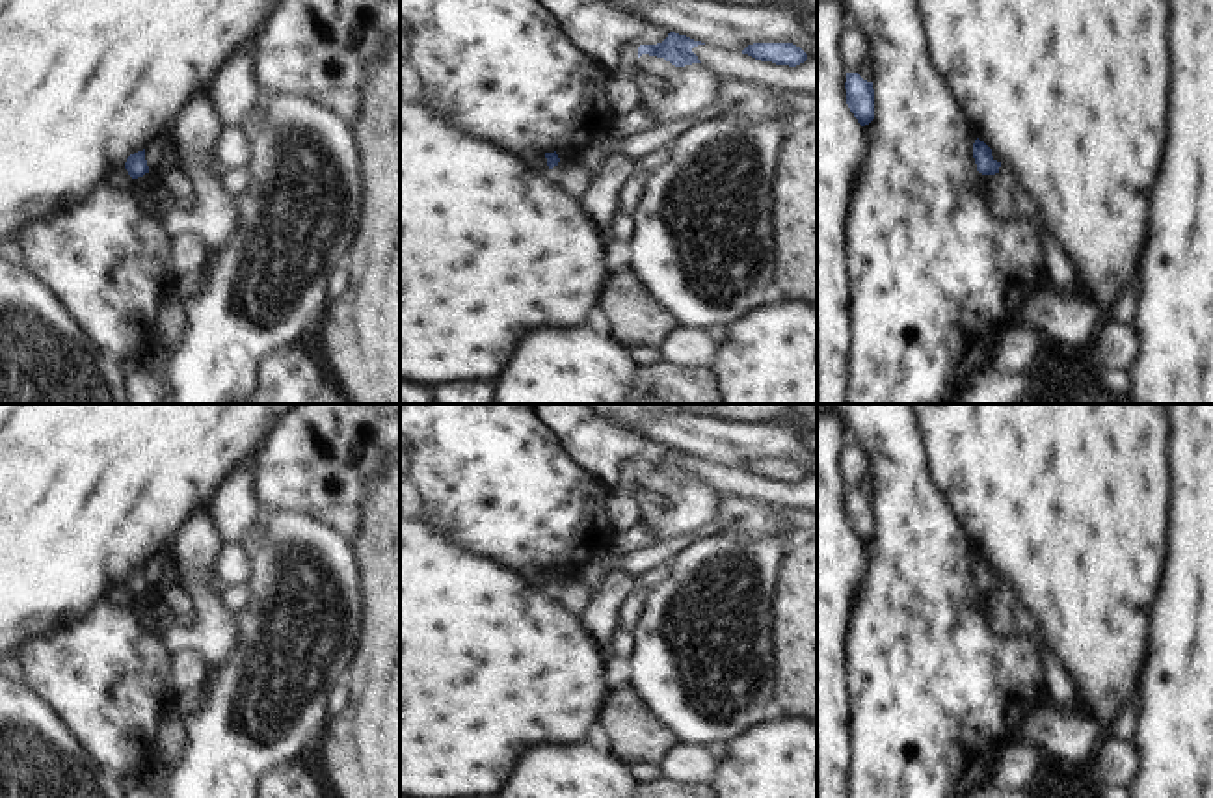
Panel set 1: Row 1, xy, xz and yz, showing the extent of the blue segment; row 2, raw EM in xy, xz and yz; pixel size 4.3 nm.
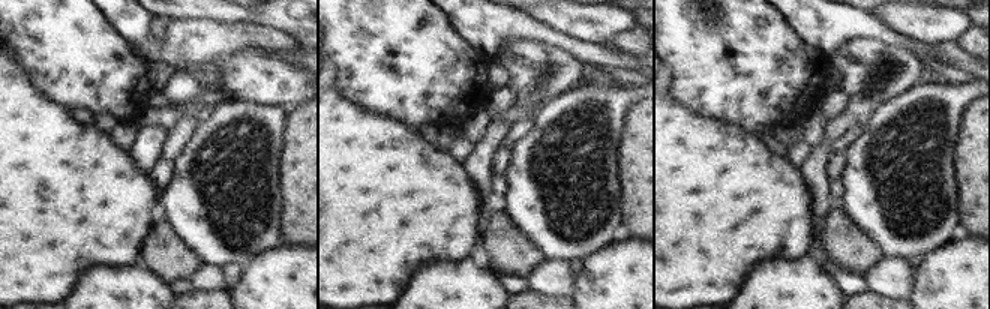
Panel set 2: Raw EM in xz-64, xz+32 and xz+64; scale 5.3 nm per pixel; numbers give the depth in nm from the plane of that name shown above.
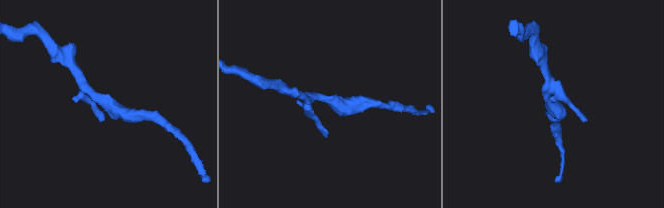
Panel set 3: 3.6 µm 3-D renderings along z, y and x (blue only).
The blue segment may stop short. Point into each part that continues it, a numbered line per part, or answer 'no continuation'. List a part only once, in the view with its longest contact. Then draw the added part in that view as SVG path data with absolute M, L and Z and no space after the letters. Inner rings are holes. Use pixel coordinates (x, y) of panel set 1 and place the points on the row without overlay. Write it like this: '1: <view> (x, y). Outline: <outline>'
no continuation.

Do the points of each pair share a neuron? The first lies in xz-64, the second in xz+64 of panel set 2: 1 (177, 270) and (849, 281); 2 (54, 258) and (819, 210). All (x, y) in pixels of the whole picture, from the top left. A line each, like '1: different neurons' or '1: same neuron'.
1: different neurons
2: different neurons

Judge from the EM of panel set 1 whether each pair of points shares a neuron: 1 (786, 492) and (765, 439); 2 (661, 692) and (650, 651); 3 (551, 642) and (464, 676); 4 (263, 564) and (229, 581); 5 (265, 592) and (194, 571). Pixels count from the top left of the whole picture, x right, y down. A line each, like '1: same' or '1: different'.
1: different
2: same
3: same
4: different
5: different

